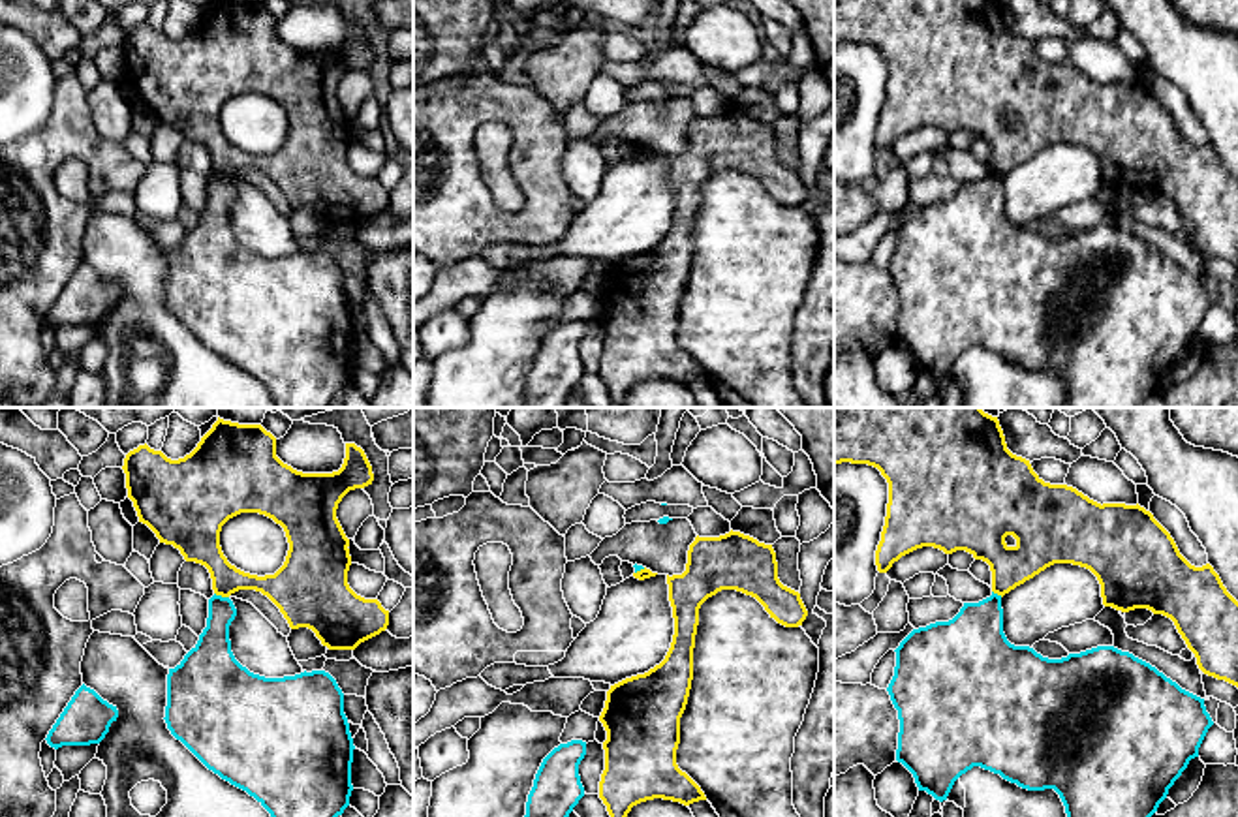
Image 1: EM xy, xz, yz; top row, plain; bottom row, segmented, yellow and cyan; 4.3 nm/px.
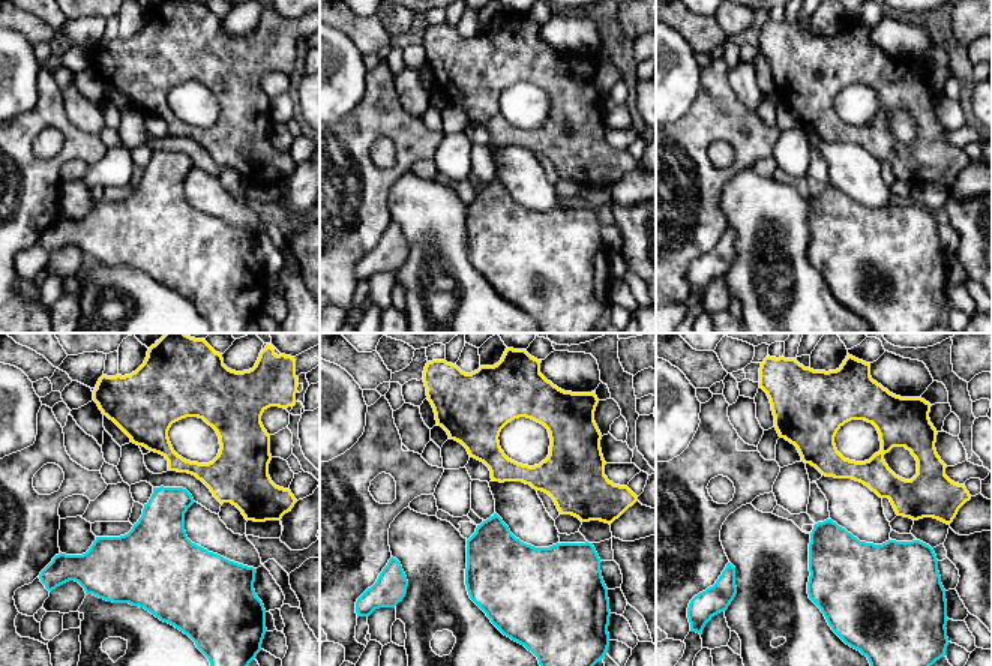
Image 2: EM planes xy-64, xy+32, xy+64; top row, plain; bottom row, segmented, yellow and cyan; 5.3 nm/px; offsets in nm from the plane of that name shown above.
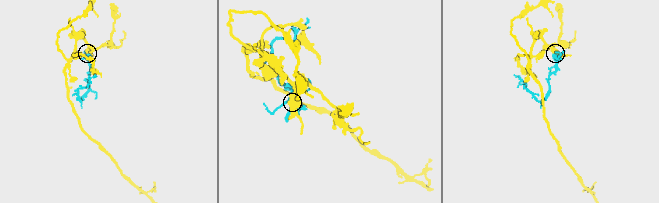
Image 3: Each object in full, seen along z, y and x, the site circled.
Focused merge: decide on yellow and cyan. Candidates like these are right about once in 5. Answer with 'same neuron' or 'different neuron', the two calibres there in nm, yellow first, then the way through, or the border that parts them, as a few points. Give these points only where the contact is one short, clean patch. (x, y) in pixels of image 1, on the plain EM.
different neuron; 170 nm thick on the yellow side, 160 nm on the other; border along xy (215, 171), (228, 177)

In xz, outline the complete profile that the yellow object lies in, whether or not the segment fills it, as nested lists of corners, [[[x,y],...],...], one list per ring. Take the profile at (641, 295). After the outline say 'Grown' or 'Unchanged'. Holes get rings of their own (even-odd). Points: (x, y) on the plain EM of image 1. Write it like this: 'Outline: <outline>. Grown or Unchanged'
Outline: [[[740,111],[695,116],[682,154],[667,154],[674,214],[665,239],[607,270],[599,295],[607,310],[599,378],[622,406],[633,385],[663,378],[689,385],[706,379],[678,347],[680,297],[693,259],[701,184],[721,169],[755,177],[778,203],[798,207],[808,195],[800,173],[778,158],[772,124]]]. Unchanged

